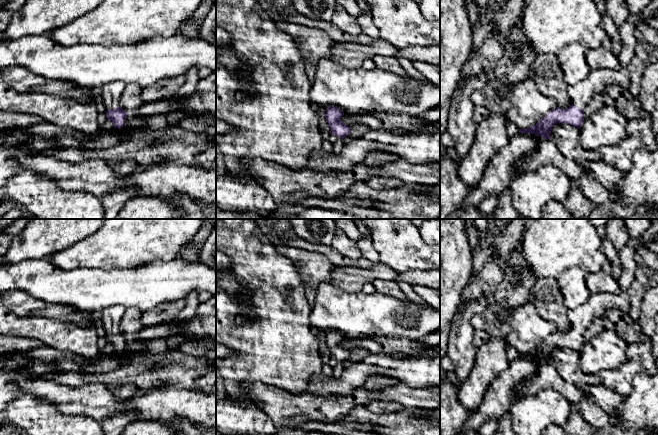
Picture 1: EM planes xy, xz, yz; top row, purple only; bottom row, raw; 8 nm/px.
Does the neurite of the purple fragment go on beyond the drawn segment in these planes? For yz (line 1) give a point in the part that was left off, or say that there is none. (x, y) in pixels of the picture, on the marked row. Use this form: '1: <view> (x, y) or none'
1: yz (581, 93)

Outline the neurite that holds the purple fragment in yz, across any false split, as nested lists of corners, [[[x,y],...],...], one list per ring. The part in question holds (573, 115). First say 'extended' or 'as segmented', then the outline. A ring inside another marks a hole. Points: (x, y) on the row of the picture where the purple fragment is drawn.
extended; [[[650,0],[648,6],[638,15],[629,15],[627,21],[620,28],[620,36],[623,43],[618,59],[621,67],[617,70],[598,69],[592,70],[586,80],[573,86],[569,86],[572,105],[567,109],[557,107],[547,113],[536,125],[526,129],[519,129],[519,133],[531,133],[551,138],[551,131],[555,124],[571,124],[581,128],[584,123],[584,109],[595,94],[604,94],[609,85],[628,86],[628,65],[634,55],[637,39],[635,29],[640,22],[658,11],[658,0]]]

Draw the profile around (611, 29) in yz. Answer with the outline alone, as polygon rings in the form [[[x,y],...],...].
[[[603,13],[602,27],[611,40],[611,46],[614,54],[618,57],[623,47],[623,43],[620,36],[620,28],[614,23],[610,15]]]

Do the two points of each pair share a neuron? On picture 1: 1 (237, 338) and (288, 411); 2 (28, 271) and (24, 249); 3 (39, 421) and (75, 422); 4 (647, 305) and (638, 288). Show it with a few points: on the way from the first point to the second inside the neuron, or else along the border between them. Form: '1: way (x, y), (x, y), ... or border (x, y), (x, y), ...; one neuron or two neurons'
1: border (247, 380), (272, 384), (292, 394); two neurons
2: border (47, 257), (21, 260), (18, 263), (10, 264); two neurons
3: way (48, 422), (66, 422); one neuron
4: border (647, 289), (640, 305), (640, 315), (637, 320); two neurons

